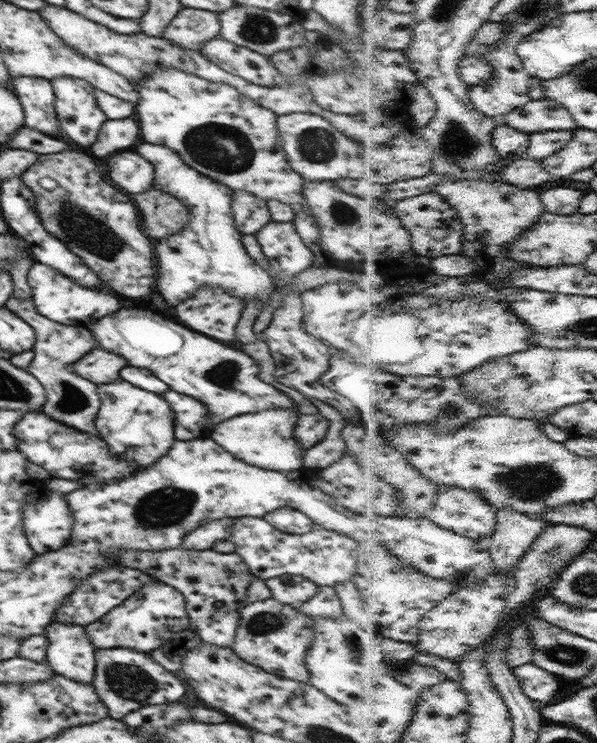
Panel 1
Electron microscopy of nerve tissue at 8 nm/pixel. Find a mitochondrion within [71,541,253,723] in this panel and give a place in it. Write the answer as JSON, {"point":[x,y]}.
{"point":[131,682]}

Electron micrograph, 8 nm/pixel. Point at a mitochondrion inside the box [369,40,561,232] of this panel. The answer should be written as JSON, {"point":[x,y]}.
{"point":[457,144]}

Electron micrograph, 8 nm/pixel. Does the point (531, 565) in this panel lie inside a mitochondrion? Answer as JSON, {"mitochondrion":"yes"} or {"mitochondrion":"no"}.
{"mitochondrion":"no"}

